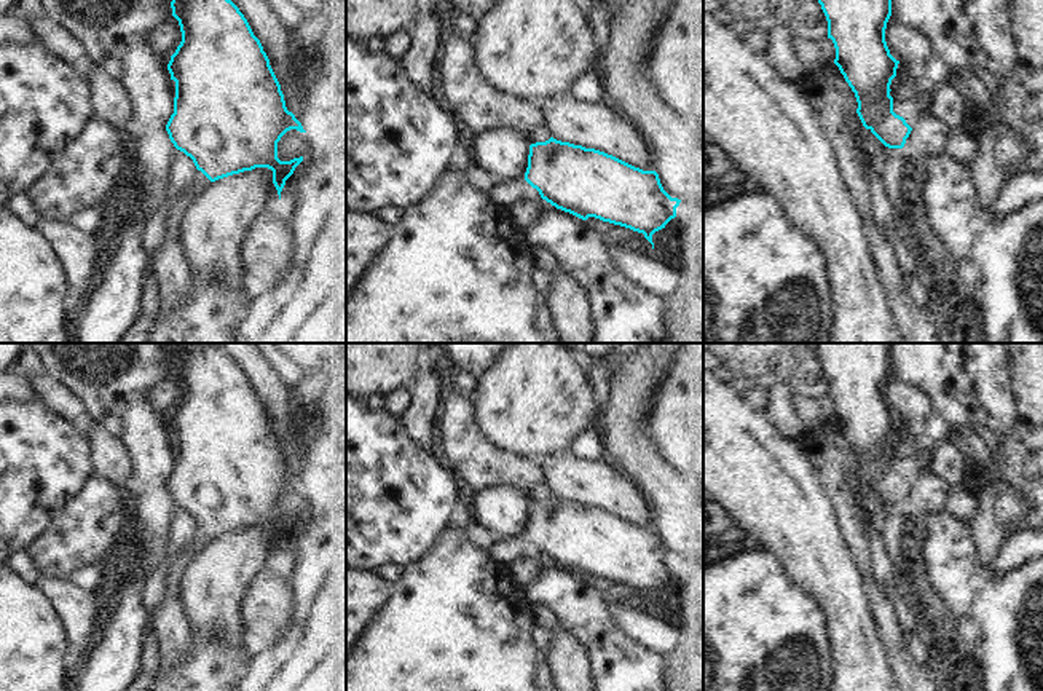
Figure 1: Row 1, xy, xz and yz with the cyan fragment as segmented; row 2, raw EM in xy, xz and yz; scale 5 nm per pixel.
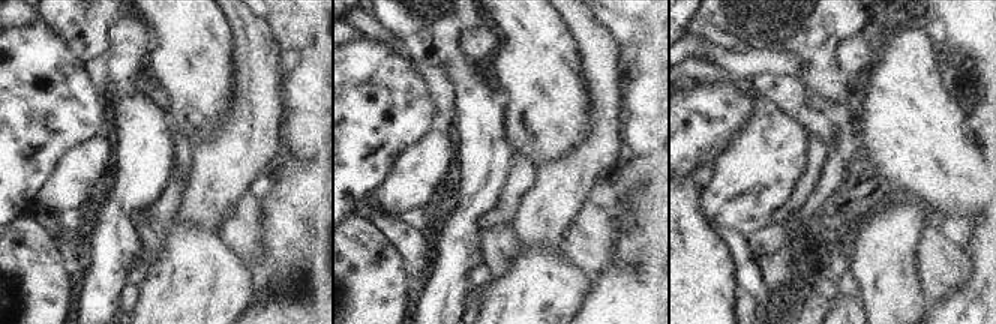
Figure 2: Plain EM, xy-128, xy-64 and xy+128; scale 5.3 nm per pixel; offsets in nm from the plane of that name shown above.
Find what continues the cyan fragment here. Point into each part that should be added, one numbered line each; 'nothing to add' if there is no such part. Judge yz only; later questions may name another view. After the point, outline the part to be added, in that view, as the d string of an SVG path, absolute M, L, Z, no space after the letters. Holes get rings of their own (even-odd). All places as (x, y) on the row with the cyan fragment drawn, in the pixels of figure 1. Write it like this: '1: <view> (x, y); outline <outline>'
nothing to add

